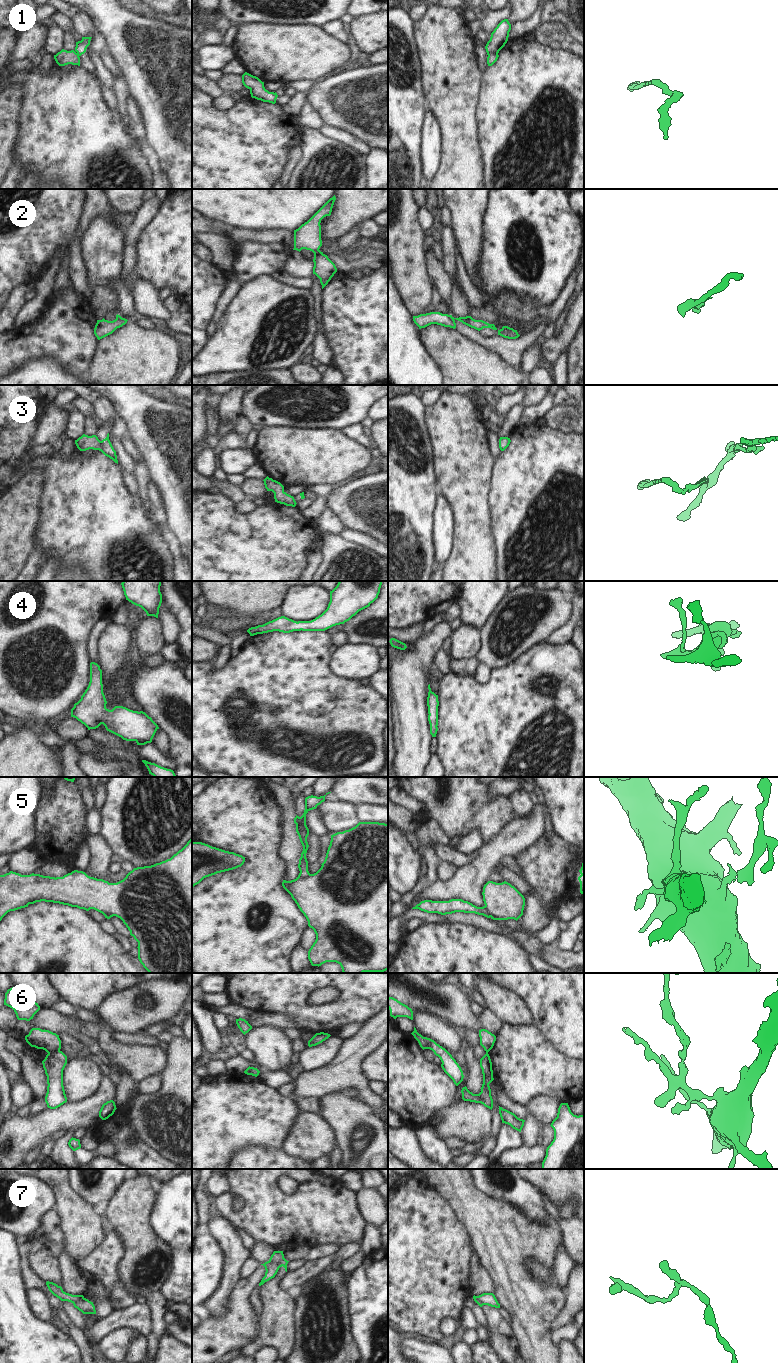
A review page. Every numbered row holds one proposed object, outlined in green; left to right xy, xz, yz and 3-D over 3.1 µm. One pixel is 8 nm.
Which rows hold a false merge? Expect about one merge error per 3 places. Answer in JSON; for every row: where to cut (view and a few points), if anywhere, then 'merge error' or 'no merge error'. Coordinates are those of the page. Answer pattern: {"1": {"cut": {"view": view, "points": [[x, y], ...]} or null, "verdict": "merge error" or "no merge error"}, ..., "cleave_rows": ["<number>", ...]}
{"1": {"cut": {"view": "yz", "points": [[497, 53], [488, 55]]}, "verdict": "merge error"}, "2": {"cut": null, "verdict": "no merge error"}, "3": {"cut": {"view": "xy", "points": [[99, 441], [101, 450]]}, "verdict": "merge error"}, "4": {"cut": null, "verdict": "no merge error"}, "5": {"cut": {"view": "xz", "points": [[310, 874], [305, 877], [298, 877]]}, "verdict": "merge error"}, "6": {"cut": {"view": "xy", "points": [[59, 1049], [48, 1053]]}, "verdict": "merge error"}, "7": {"cut": {"view": "xz", "points": [[269, 1260], [276, 1263], [279, 1267]]}, "verdict": "merge error"}, "cleave_rows": ["1", "3", "5", "6", "7"]}

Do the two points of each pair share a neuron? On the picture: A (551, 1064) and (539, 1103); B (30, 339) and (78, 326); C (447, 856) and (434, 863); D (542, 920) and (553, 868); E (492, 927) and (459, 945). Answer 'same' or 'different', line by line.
A: different
B: same
C: different
D: same
E: different

